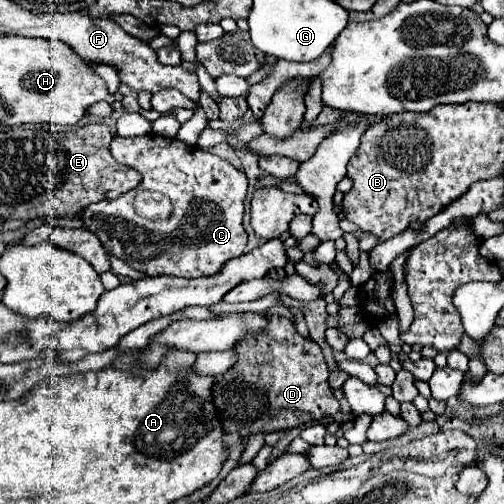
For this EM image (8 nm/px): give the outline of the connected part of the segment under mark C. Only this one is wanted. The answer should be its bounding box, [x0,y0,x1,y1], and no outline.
[82,135,248,277]

